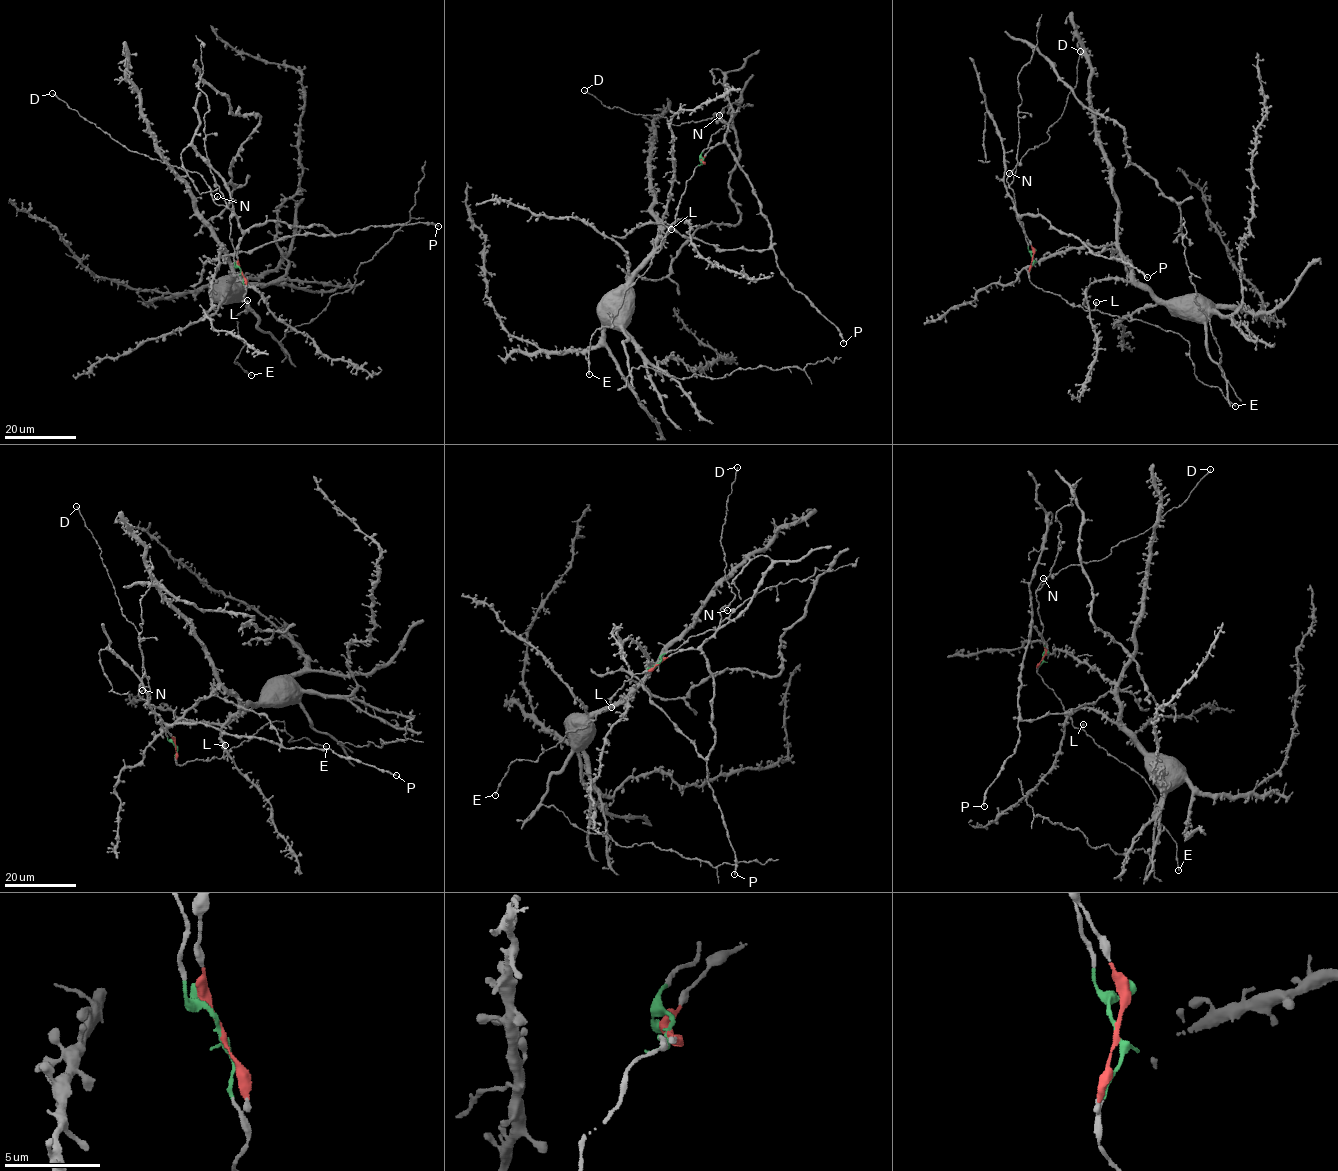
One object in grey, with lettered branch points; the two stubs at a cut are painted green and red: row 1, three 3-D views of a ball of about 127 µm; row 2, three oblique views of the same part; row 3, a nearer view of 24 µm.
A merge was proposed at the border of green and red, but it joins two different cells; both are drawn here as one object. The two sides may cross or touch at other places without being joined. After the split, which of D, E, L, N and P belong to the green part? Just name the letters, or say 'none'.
D, E, L, N

